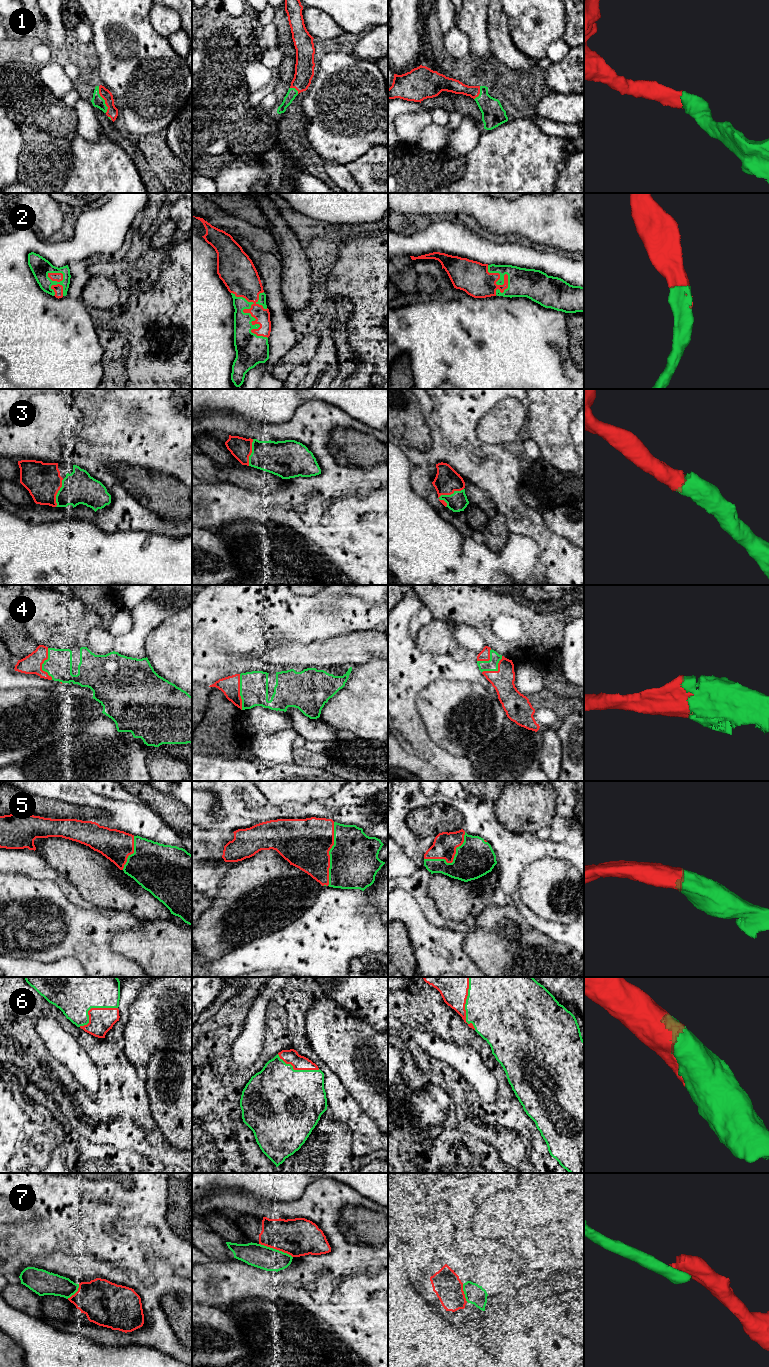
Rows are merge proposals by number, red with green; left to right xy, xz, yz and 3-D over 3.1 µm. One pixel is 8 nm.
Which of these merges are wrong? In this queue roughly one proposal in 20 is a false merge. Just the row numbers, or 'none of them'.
7

